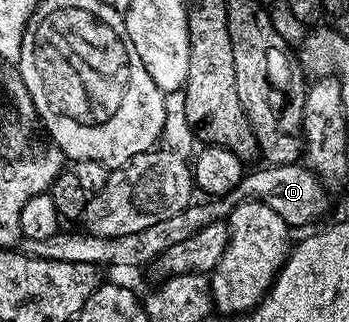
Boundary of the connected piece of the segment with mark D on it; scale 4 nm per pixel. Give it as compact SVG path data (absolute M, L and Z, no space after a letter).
M292 163L290 165L262 166L262 169L245 173L242 181L230 192L211 197L204 202L191 203L186 209L174 216L160 220L138 233L126 236L100 237L91 232L56 231L50 238L35 240L22 236L16 245L17 253L31 258L62 260L72 263L90 263L95 266L110 264L120 268L138 268L156 256L165 255L174 244L190 239L195 232L208 227L210 223L225 221L232 214L237 204L246 201L259 201L274 209L278 216L290 228L306 226L320 217L328 206L325 185L305 165Z

